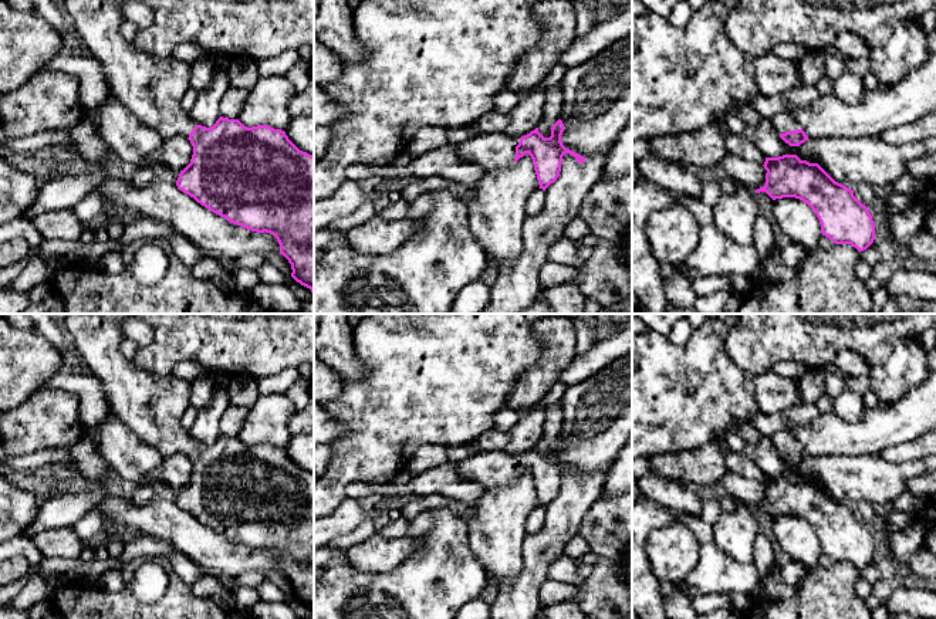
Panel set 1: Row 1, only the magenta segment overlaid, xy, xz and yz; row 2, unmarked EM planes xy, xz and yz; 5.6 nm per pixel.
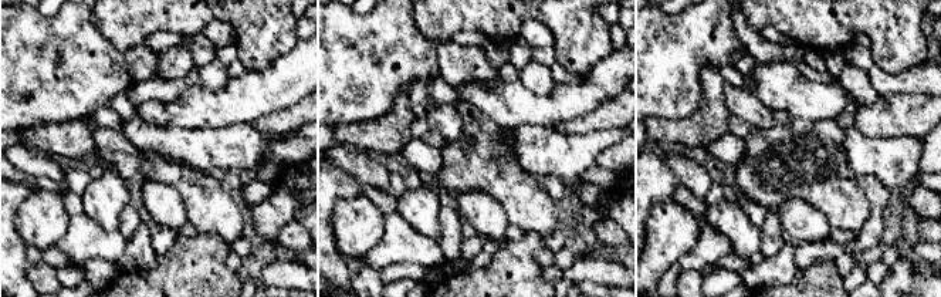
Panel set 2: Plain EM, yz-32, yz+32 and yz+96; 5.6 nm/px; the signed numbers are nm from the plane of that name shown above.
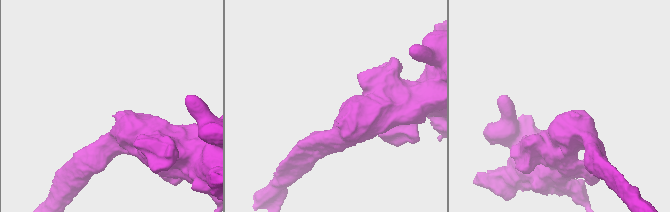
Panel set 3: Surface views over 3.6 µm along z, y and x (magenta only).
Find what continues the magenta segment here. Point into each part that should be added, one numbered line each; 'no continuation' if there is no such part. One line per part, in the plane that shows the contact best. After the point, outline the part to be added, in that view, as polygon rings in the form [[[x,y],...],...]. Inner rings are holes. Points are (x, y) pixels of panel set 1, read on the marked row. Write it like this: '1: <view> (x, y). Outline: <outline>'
1: xz (490, 151). Outline: [[[477,133],[457,146],[462,160],[494,169],[513,163],[520,138],[497,133]]]

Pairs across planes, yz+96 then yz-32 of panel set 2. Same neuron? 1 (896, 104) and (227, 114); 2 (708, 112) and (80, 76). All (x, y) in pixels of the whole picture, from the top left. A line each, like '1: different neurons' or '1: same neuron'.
1: different neurons
2: different neurons

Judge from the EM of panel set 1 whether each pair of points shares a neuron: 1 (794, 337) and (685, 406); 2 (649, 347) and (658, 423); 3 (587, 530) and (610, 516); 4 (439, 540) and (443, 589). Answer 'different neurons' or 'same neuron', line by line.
1: different neurons
2: same neuron
3: same neuron
4: same neuron

